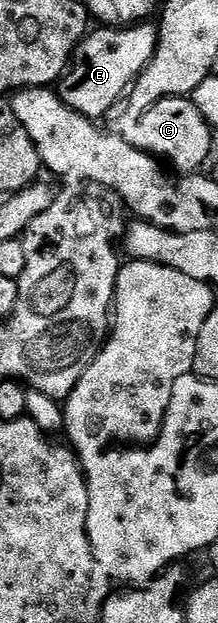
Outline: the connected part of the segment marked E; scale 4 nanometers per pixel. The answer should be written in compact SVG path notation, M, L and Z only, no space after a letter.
M136 23L126 27L99 27L99 30L88 32L87 36L79 42L75 55L57 85L59 98L81 117L99 119L103 117L121 98L130 90L143 68L153 59L155 48L159 46L159 30L151 23Z

